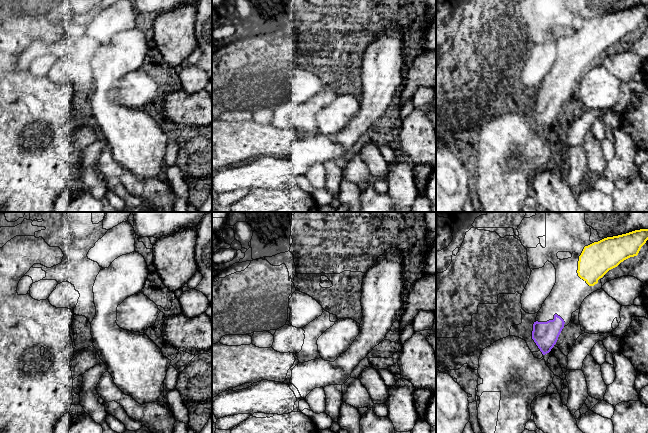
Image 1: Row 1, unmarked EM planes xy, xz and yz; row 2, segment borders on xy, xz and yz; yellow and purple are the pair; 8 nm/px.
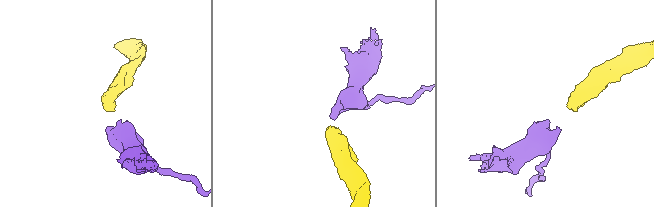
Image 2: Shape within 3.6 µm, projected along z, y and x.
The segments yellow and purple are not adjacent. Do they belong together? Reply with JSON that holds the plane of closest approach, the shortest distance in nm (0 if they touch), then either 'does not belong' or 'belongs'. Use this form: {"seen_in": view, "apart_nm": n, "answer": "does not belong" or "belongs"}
{"seen_in": "yz", "apart_nm": 340, "answer": "belongs"}

